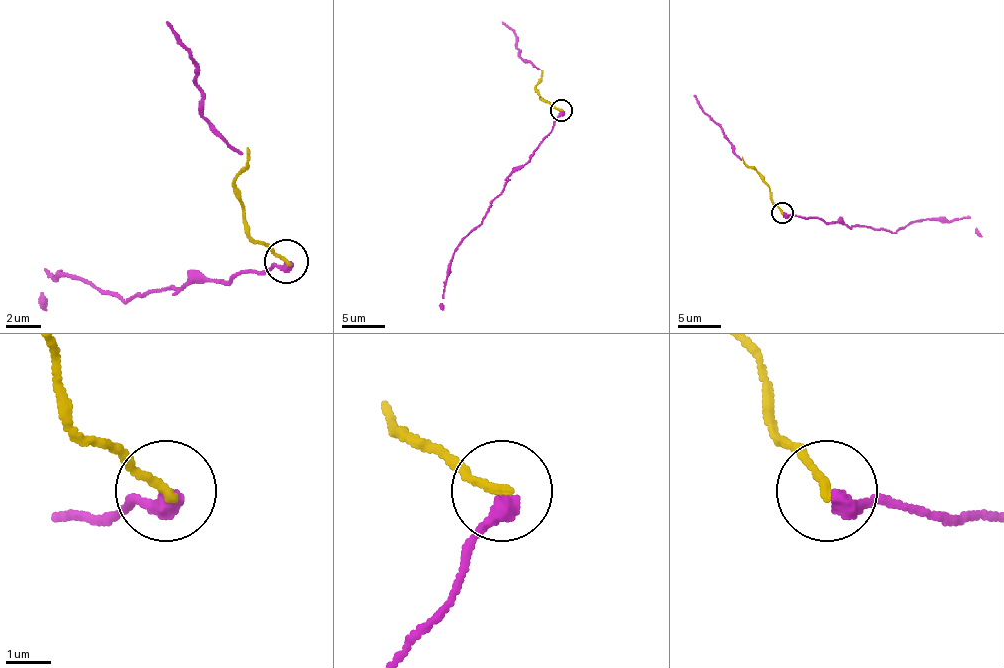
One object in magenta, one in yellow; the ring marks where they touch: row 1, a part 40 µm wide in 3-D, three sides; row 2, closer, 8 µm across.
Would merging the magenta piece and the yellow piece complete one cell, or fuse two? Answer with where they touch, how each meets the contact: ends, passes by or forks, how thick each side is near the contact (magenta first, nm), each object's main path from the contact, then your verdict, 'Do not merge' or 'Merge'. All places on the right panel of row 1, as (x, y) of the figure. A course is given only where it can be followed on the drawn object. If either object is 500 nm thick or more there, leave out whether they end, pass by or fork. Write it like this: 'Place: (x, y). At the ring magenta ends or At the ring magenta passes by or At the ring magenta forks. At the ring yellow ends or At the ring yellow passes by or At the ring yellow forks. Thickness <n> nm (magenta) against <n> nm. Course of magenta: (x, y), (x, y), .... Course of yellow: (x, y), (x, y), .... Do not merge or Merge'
Place: (782, 212). At the ring magenta ends. At the ring yellow ends. Thickness 400 nm (magenta) against 200 nm. Course of magenta: (782, 212), (828, 223), (845, 223), (849, 227), (895, 231), (925, 218), (970, 218), (981, 236). Course of yellow: (782, 212), (770, 199), (770, 190), (761, 175), (746, 164), (742, 156). Merge

